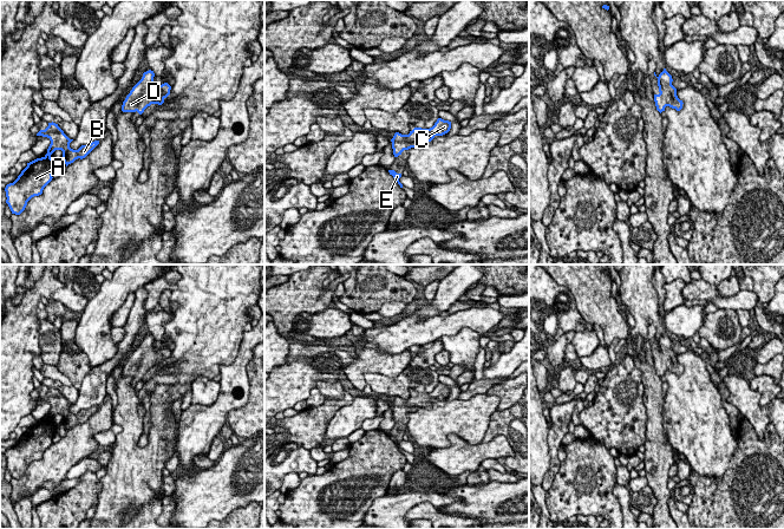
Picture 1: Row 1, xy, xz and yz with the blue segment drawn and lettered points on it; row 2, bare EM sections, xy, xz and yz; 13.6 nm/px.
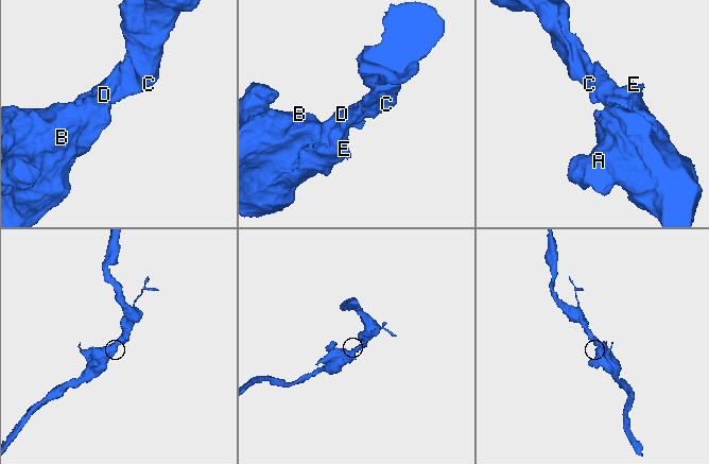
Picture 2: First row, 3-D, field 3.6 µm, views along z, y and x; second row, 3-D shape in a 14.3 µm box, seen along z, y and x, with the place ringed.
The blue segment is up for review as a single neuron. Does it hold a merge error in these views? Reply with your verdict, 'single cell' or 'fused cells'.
single cell

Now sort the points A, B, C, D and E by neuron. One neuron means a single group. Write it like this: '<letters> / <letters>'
A B C D E

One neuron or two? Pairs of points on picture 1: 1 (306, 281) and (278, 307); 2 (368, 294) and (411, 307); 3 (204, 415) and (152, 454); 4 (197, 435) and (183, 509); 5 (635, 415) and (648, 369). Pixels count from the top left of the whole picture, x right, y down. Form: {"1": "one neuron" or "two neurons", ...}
{"1": "one neuron", "2": "two neurons", "3": "two neurons", "4": "two neurons", "5": "two neurons"}

